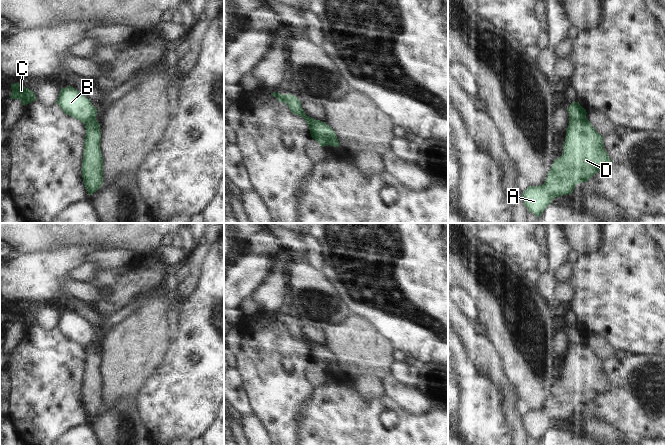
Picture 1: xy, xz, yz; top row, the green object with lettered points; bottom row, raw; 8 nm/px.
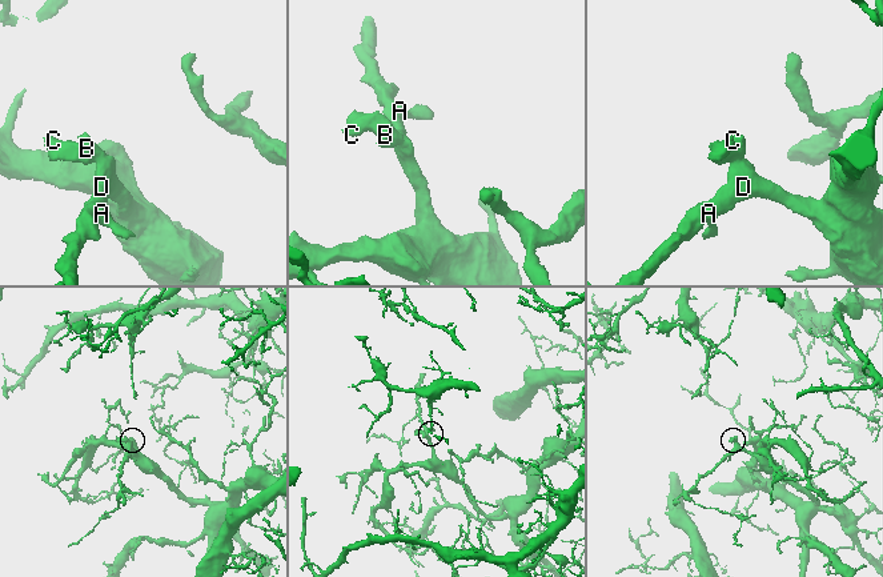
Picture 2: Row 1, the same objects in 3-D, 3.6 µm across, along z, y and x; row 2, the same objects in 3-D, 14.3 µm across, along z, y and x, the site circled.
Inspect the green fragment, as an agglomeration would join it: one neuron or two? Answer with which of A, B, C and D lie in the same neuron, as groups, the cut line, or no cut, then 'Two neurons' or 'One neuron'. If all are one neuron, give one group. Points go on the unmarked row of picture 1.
Groups: A D / B C. Split along yz (585, 340), (569, 346). Two neurons

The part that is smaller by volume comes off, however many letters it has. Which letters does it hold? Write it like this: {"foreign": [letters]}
{"foreign": ["B", "C"]}

